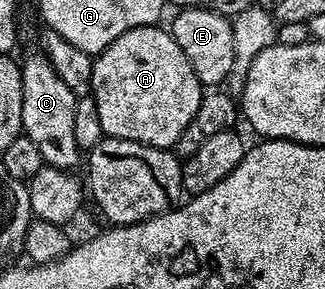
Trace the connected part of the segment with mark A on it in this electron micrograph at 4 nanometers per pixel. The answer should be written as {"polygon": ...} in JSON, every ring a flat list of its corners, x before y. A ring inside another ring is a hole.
{"polygon":[[161,25,132,28,121,34,108,48,94,58,94,67,90,73,89,93,96,100,96,112,100,116,100,128,108,138,136,140,149,146,163,148,177,147,180,132,188,128,192,116,196,116,196,108,200,108,200,100,204,93,202,81,192,72,192,64,188,64,188,56,180,52,180,44,172,37,169,29]]}

